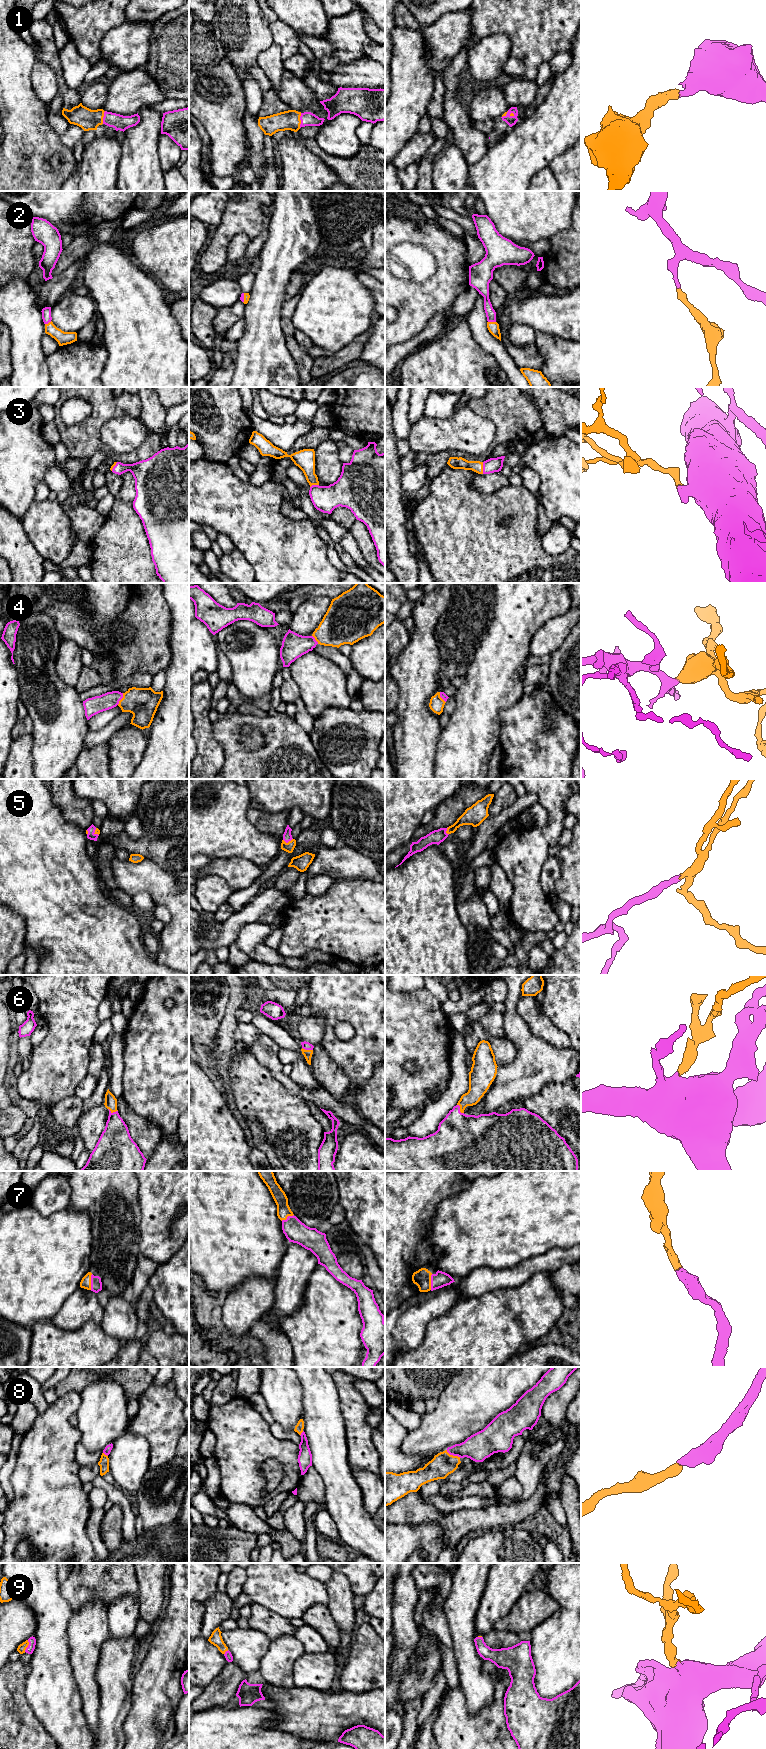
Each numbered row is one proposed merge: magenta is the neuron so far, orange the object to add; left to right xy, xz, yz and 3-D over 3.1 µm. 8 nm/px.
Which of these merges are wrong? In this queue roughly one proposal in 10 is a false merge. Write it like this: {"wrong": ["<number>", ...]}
{"wrong": []}

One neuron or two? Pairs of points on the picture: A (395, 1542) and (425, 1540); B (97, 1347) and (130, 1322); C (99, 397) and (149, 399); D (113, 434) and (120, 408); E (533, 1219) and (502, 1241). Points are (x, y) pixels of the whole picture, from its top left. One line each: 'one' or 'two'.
A: one
B: two
C: two
D: two
E: one

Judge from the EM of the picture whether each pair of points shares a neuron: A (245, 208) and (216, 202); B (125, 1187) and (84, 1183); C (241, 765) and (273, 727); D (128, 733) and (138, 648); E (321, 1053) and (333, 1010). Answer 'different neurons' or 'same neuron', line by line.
A: different neurons
B: same neuron
C: same neuron
D: different neurons
E: different neurons

